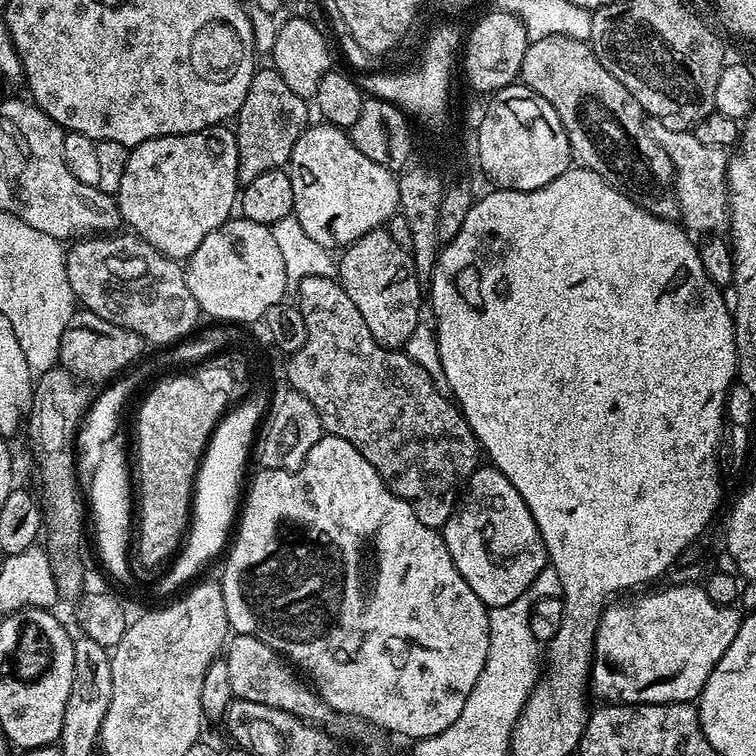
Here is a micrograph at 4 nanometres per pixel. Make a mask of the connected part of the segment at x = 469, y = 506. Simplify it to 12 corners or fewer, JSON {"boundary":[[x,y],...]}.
{"boundary":[[477,467],[442,535],[489,610],[548,551],[506,474]]}

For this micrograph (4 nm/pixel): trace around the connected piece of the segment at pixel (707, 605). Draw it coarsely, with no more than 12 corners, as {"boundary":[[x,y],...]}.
{"boundary":[[699,583],[599,613],[590,688],[695,701],[742,619]]}

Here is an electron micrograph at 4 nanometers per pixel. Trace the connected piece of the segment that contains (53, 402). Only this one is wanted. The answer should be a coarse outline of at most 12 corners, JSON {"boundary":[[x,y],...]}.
{"boundary":[[35,377],[26,432],[61,601],[85,591],[77,433],[89,385]]}

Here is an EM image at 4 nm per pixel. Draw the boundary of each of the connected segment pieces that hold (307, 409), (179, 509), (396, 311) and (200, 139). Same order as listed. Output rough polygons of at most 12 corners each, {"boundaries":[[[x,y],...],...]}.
{"boundaries":[[[290,386],[271,393],[260,468],[297,472],[324,427]],[[178,378],[148,392],[134,476],[144,558],[171,557],[218,394]],[[362,234],[338,279],[383,348],[422,323],[411,251]],[[231,127],[128,153],[120,218],[187,261],[238,204]]]}

